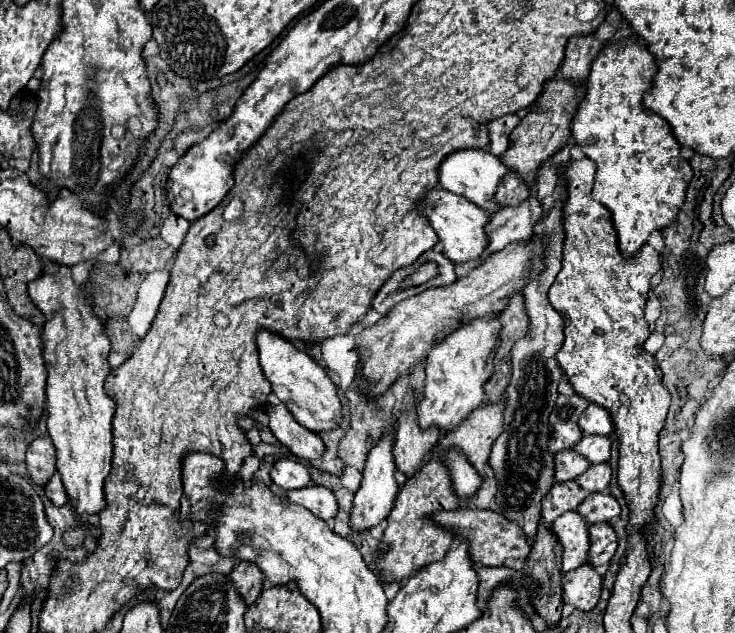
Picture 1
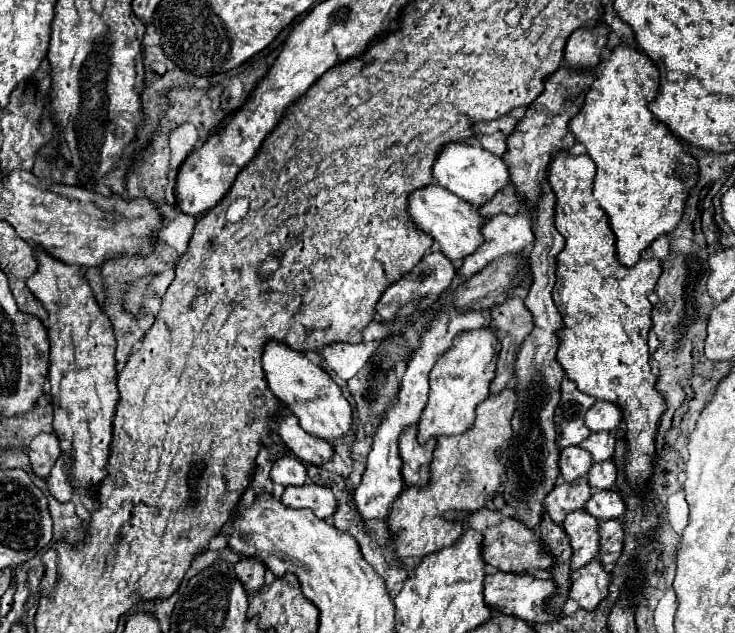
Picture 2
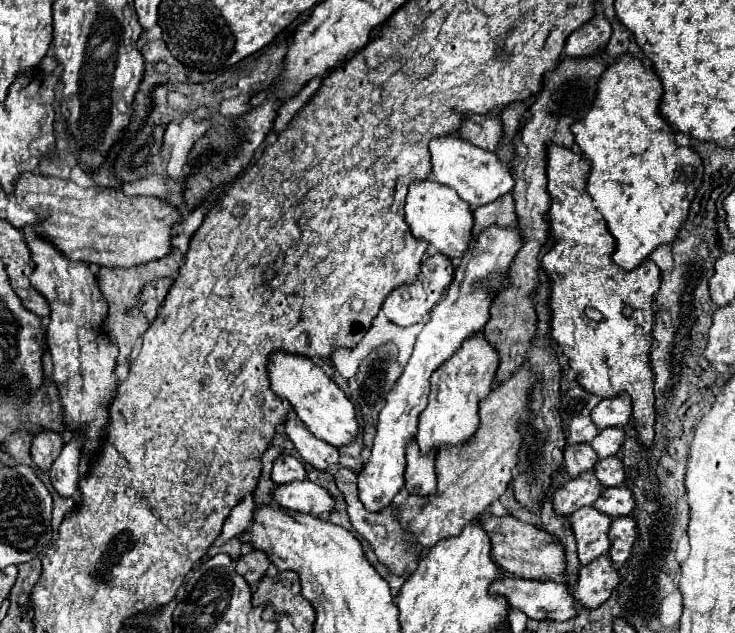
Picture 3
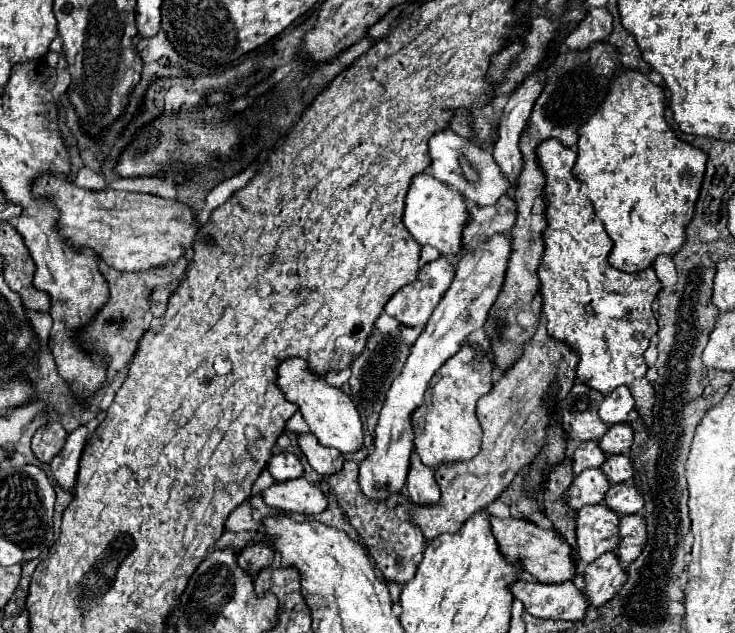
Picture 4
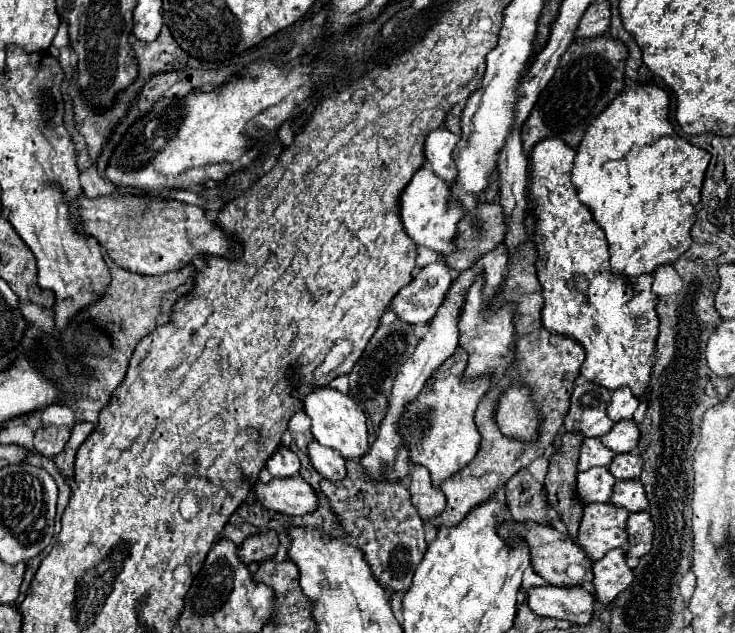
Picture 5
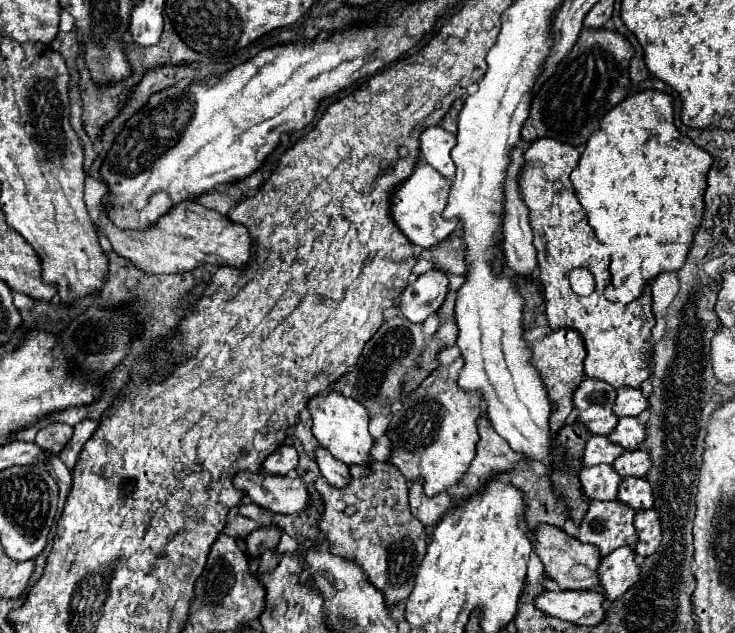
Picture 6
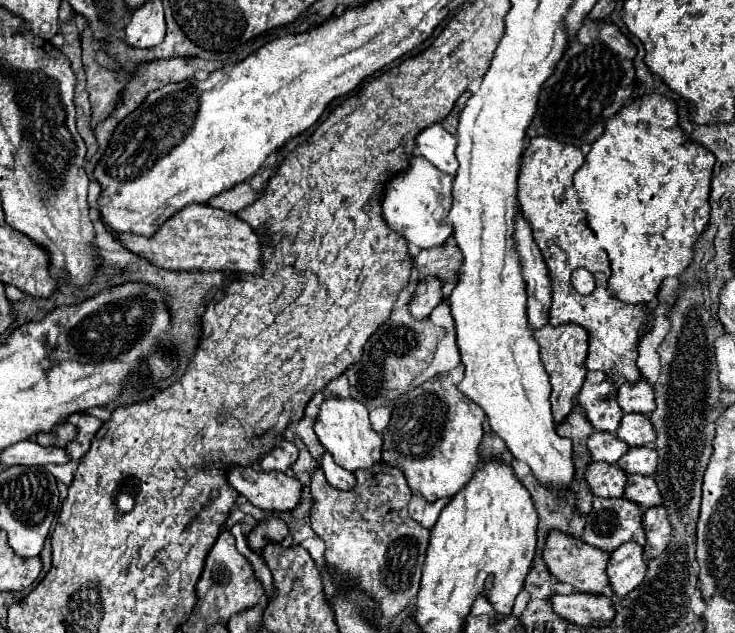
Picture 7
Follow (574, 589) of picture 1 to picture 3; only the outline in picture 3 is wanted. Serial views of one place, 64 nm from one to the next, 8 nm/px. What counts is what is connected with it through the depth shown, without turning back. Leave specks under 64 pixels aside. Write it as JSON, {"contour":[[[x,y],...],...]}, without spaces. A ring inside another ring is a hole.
{"contour":[[[600,556],[592,564],[580,568],[580,578],[574,596],[580,600],[582,606],[598,608],[602,602],[610,598],[612,590],[618,584],[620,584],[620,574],[612,566],[610,556]]]}

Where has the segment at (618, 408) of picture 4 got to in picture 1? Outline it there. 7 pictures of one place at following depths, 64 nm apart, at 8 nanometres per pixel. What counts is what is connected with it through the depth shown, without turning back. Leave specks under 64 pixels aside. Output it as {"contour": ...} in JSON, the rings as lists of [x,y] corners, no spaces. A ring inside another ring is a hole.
{"contour":[[[590,404],[590,408],[584,410],[580,416],[580,428],[584,434],[604,434],[608,436],[614,430],[612,416],[606,408],[600,408],[598,404]]]}

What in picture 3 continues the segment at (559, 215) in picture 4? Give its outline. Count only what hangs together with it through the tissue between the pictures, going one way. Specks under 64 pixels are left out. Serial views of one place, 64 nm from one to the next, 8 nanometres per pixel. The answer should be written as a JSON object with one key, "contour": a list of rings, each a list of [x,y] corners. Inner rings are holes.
{"contour":[[[548,144],[546,148],[548,192],[552,196],[548,218],[554,244],[540,264],[550,280],[550,336],[564,348],[582,388],[600,398],[610,398],[618,392],[632,396],[634,426],[640,440],[650,446],[654,440],[654,380],[648,352],[654,328],[652,300],[662,282],[660,270],[652,260],[632,272],[624,272],[612,262],[614,238],[586,192],[590,168],[578,156],[558,144]],[[588,308],[598,310],[602,318],[590,320],[586,316]]]}

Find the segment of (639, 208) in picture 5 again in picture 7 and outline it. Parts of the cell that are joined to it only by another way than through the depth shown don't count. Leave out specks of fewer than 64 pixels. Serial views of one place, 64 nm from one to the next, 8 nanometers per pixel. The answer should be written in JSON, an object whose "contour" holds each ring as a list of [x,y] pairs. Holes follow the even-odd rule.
{"contour":[[[656,94],[654,96],[638,98],[628,108],[622,108],[622,112],[618,112],[612,120],[608,120],[606,130],[604,130],[604,136],[600,136],[600,140],[596,140],[592,144],[592,150],[588,152],[584,166],[574,176],[574,188],[578,192],[578,200],[580,200],[582,210],[586,212],[588,226],[592,228],[592,232],[596,234],[600,246],[608,254],[610,270],[612,270],[612,276],[608,280],[608,288],[610,288],[612,296],[616,296],[620,302],[624,302],[624,304],[648,304],[648,302],[652,302],[656,298],[656,294],[660,292],[664,278],[670,278],[670,276],[672,278],[678,278],[690,266],[690,262],[694,258],[696,238],[704,232],[704,228],[710,222],[710,202],[708,200],[710,200],[710,184],[712,184],[712,168],[714,168],[714,162],[716,162],[716,158],[714,158],[714,154],[708,148],[704,148],[702,144],[690,140],[682,132],[682,128],[678,126],[676,104],[672,100],[668,100],[668,98],[660,98]]]}

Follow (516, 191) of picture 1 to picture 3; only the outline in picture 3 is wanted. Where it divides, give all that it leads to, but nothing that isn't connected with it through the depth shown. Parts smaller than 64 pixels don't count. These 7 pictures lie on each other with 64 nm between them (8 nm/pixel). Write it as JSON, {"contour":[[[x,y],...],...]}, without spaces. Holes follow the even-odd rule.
{"contour":[[[512,194],[500,196],[496,202],[480,206],[474,210],[474,228],[472,228],[472,238],[478,238],[480,232],[488,230],[490,226],[498,228],[510,228],[516,224],[516,214],[514,214],[514,200]]]}

